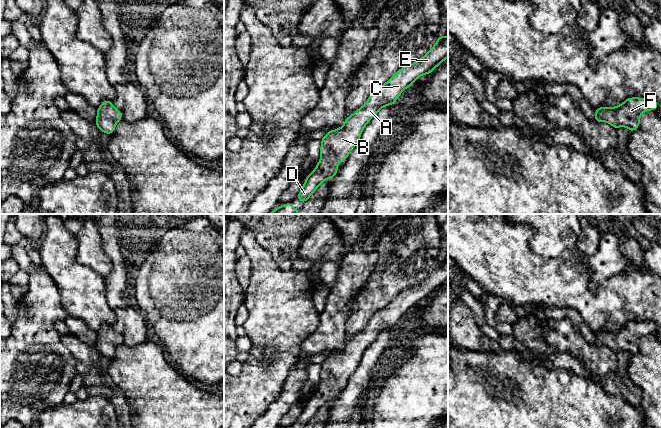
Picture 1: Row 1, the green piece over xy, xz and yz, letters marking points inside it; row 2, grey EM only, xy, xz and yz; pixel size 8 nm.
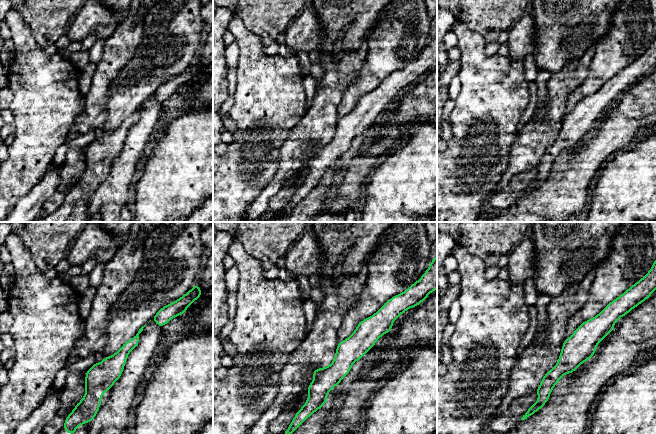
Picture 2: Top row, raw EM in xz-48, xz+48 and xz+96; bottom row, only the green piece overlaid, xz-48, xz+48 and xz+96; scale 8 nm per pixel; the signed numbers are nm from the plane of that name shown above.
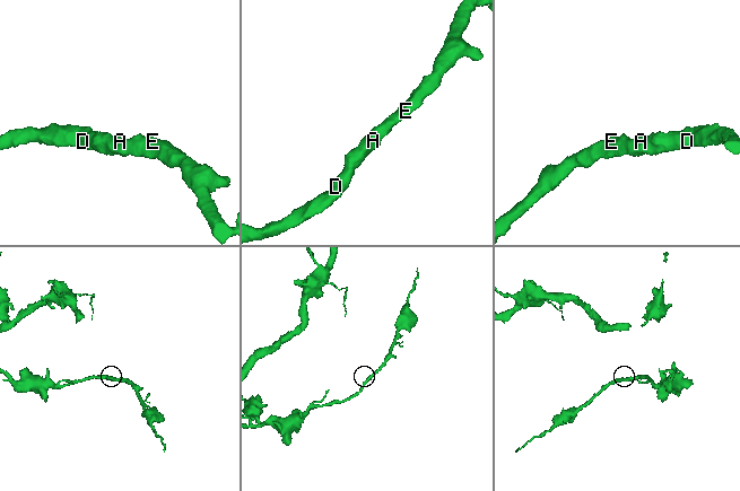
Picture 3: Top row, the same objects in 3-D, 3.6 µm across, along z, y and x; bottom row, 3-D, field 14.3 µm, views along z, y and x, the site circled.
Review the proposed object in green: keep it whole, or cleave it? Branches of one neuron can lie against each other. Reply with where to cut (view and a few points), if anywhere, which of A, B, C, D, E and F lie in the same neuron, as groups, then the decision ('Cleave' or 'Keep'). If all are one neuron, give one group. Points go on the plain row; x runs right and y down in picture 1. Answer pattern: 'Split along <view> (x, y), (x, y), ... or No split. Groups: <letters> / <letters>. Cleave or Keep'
No split. Groups: A B C D E F. Keep

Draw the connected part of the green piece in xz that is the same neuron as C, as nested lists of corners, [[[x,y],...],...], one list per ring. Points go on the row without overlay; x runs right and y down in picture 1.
[[[440,259],[436,268],[421,283],[400,292],[385,308],[374,314],[361,332],[346,341],[343,350],[330,354],[321,364],[321,383],[306,401],[297,422],[305,427],[322,406],[334,402],[338,388],[348,381],[359,366],[364,351],[380,333],[396,327],[399,319],[417,302],[431,298],[447,282],[448,260]]]

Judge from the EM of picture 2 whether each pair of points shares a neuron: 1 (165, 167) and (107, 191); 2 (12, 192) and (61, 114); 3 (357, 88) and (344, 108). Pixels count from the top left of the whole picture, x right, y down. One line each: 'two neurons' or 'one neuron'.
1: two neurons
2: one neuron
3: one neuron

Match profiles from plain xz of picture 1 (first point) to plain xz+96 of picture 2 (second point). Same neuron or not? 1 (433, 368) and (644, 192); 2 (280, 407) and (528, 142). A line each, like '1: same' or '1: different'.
1: same
2: same

